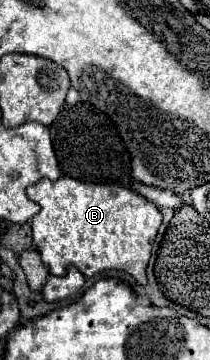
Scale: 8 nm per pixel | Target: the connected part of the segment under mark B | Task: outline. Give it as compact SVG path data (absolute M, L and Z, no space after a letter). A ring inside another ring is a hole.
M63 176L59 180L41 178L27 188L27 196L41 206L41 212L31 220L33 242L51 274L61 276L65 274L67 266L77 266L87 278L101 270L123 270L131 274L141 286L147 284L145 268L151 256L155 234L161 226L161 212L145 196L121 184L89 184L69 176Z

